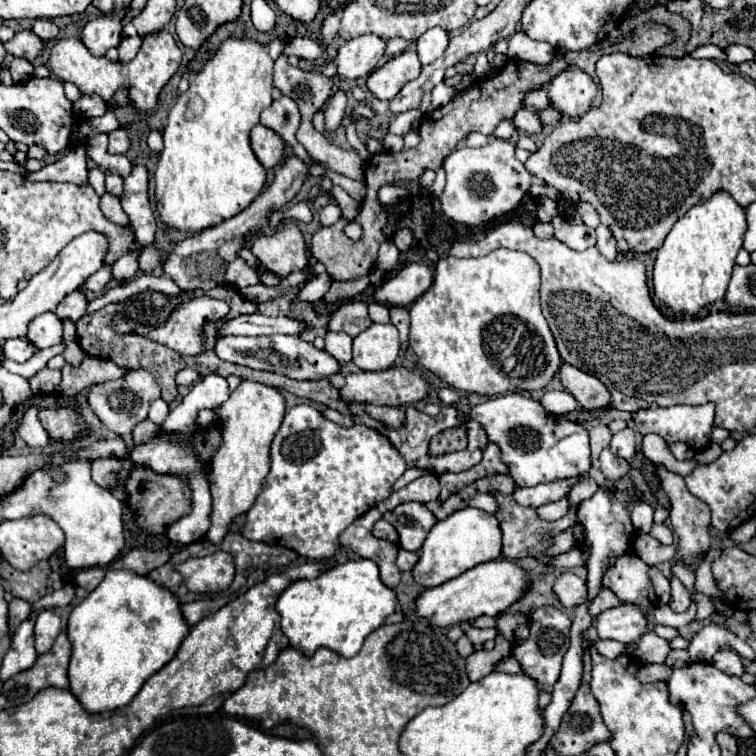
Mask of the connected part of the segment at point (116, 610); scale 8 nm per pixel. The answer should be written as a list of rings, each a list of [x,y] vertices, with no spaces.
[[[109,570],[103,582],[69,616],[67,636],[73,644],[71,692],[87,712],[127,706],[147,678],[175,656],[189,630],[181,602],[169,588],[133,570]]]

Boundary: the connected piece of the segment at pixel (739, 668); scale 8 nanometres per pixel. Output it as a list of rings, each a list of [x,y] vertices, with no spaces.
[[[725,650],[725,652],[717,652],[713,656],[713,666],[717,666],[721,672],[727,672],[729,676],[743,676],[743,664],[739,654],[735,654],[733,650]]]

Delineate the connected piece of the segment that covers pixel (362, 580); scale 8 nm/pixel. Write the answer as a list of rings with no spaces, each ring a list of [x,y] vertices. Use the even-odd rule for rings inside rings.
[[[361,558],[337,564],[313,580],[293,582],[281,592],[275,608],[281,616],[283,634],[303,656],[313,656],[317,648],[331,648],[351,658],[361,650],[365,638],[395,612],[397,594],[381,582],[377,564]]]

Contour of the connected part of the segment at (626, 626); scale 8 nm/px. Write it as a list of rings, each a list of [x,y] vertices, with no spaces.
[[[619,604],[601,612],[595,624],[601,640],[617,640],[623,644],[637,642],[647,632],[647,614],[635,604]]]

